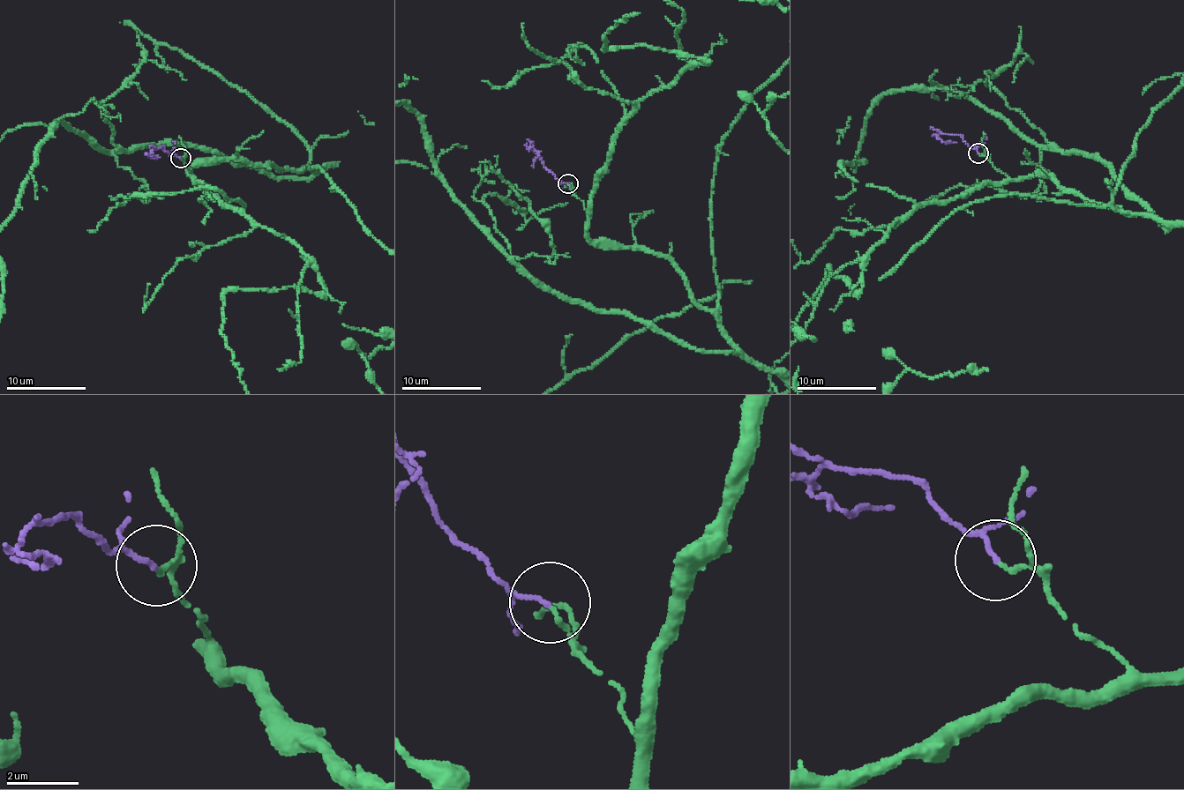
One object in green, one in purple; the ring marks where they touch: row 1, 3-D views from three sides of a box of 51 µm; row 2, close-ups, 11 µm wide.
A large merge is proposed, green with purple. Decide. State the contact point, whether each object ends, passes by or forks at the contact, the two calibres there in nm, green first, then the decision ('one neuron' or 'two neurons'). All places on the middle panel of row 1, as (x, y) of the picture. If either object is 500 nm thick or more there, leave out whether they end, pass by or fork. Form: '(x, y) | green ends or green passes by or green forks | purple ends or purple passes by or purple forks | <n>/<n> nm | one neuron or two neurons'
(568, 183) | green ends | purple ends | 130/130 nm | one neuron

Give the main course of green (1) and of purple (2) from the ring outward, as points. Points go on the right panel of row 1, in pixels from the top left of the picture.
1: (979, 153), (1011, 179), (1049, 175), (1124, 212), (1018, 194), (958, 207), (797, 337)
2: (977, 153), (958, 135), (940, 133), (937, 139), (945, 143), (956, 142)

